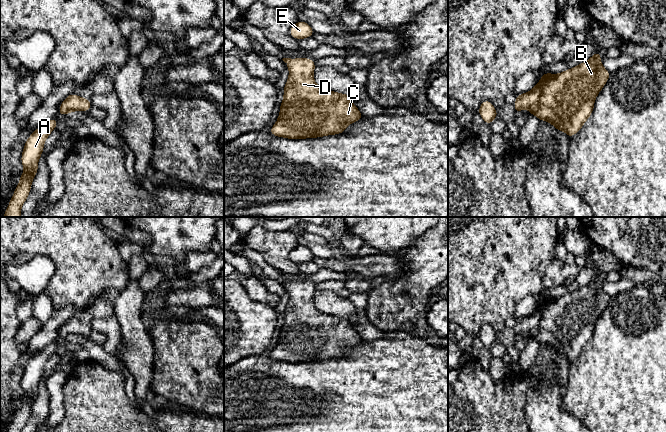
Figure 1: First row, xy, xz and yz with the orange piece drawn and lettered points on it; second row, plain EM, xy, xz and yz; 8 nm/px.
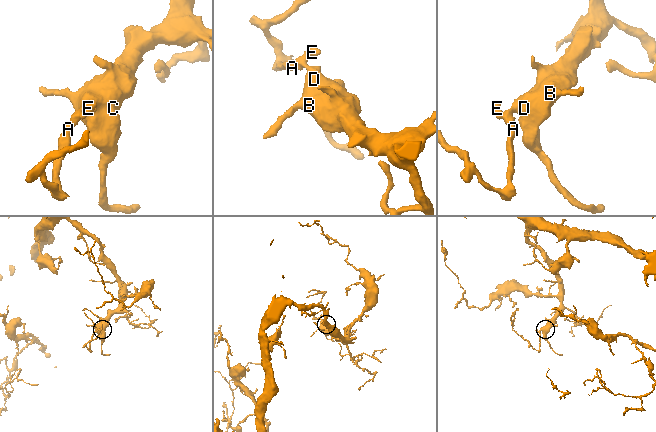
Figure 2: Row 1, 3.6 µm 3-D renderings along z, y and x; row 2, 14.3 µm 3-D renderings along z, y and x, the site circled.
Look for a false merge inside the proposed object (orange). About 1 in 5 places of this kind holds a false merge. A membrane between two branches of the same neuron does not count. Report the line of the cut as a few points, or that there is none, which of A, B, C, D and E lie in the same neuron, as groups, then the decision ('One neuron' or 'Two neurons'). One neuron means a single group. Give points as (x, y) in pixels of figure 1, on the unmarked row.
No split. Groups: A B C D E. One neuron

